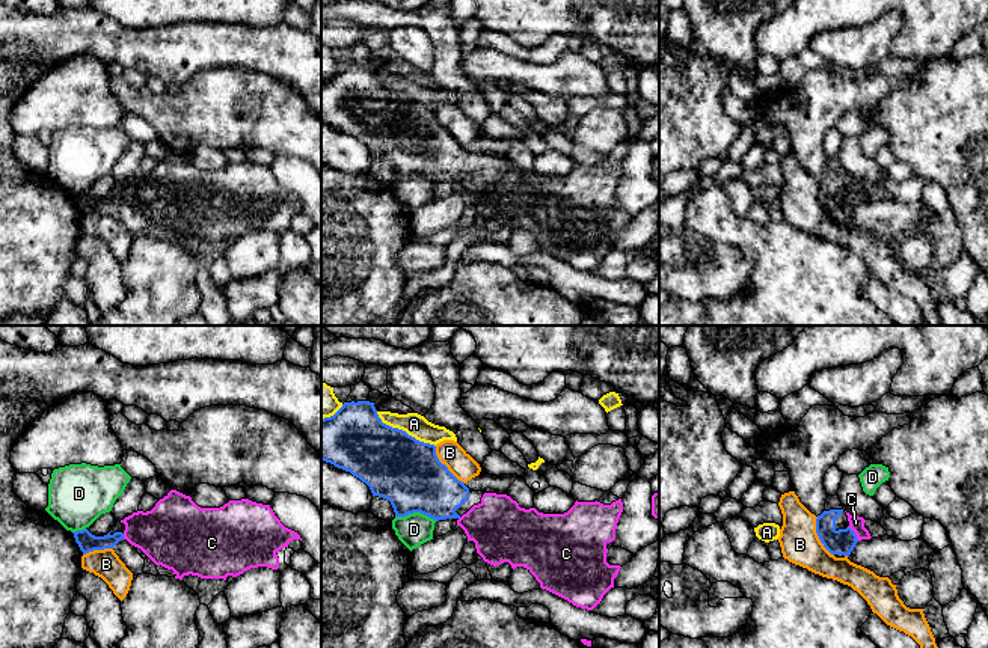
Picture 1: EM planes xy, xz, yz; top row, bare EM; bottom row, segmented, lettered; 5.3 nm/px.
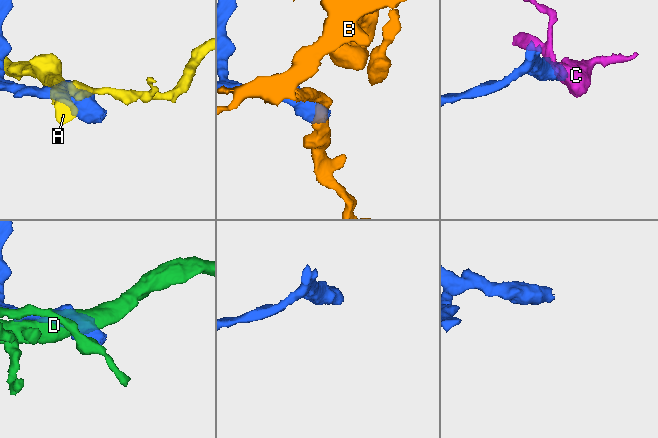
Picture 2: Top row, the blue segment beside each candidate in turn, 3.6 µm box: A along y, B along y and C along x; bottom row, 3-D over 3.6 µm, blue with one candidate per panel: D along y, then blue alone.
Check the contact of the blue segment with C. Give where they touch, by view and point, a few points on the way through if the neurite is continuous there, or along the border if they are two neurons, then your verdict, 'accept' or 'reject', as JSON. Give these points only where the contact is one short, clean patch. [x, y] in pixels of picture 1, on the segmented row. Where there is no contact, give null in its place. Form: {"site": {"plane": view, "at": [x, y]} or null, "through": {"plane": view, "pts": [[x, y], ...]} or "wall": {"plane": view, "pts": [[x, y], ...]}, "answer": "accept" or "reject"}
{"site": {"plane": "yz", "at": [854, 534]}, "through": {"plane": "yz", "pts": [[842, 541], [854, 534], [856, 523]]}, "answer": "accept"}

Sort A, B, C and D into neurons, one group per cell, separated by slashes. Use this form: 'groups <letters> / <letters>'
groups A / B / C / D

